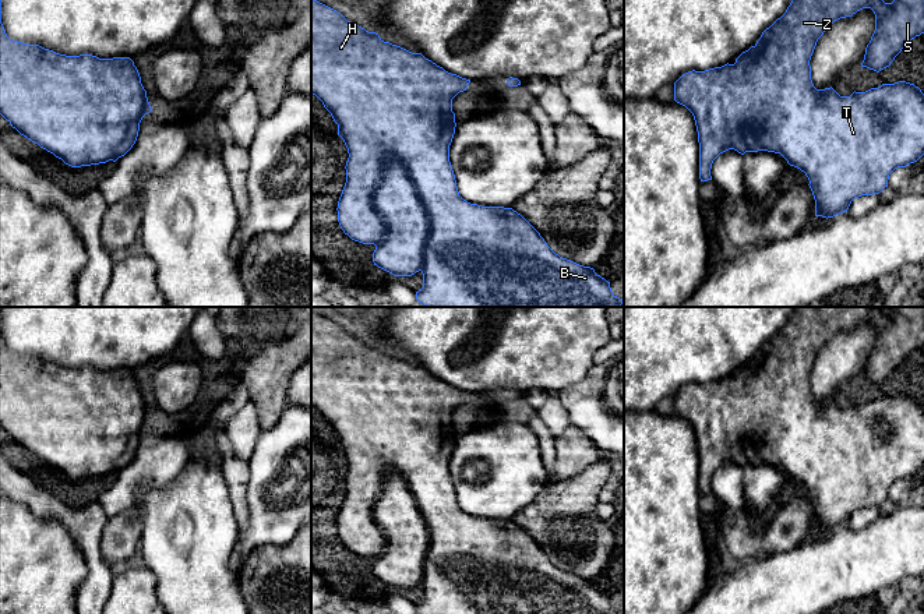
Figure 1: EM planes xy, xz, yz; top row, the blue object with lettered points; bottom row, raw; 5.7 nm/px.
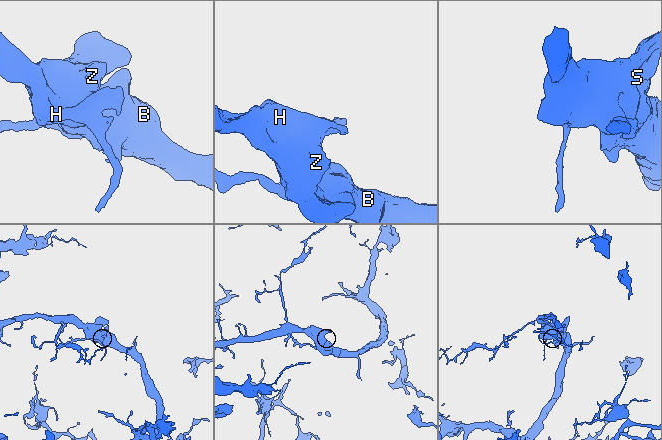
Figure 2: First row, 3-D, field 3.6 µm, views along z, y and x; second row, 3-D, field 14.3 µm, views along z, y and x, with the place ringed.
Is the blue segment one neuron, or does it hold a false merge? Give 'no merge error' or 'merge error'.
no merge error

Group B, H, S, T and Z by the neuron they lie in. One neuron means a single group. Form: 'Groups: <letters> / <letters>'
Groups: B H S T Z

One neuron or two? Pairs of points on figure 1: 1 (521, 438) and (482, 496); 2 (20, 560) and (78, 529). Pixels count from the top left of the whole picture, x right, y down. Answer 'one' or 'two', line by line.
1: one
2: two

